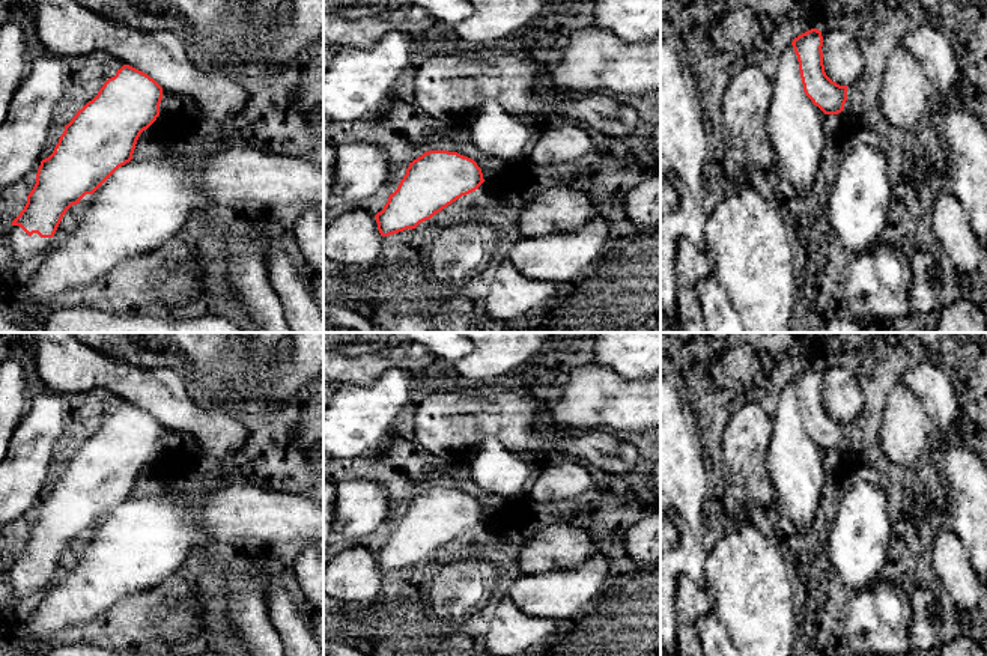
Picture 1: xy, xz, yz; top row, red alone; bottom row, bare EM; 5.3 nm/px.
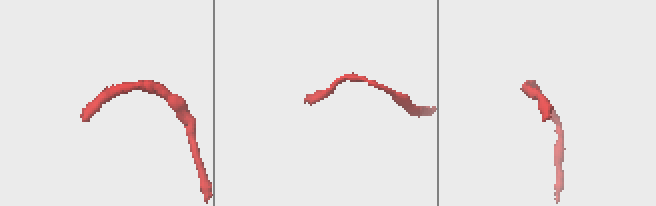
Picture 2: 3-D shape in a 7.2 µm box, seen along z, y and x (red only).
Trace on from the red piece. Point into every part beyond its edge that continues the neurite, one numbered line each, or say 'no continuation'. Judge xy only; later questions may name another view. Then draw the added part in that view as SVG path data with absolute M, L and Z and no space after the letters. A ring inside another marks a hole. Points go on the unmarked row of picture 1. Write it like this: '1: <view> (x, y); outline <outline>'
1: xy (24, 584); outline M11 563L9 575L12 593L17 599L30 597L53 579L53 575L41 575L38 570L29 573L20 563Z

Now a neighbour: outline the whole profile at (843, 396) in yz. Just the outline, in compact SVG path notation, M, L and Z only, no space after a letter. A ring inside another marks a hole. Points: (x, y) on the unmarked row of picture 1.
M835 361L825 363L820 369L826 412L840 423L856 421L864 409L864 391L855 373Z

